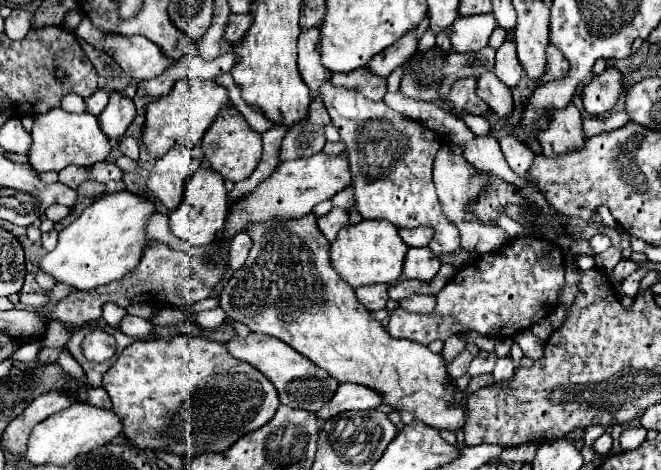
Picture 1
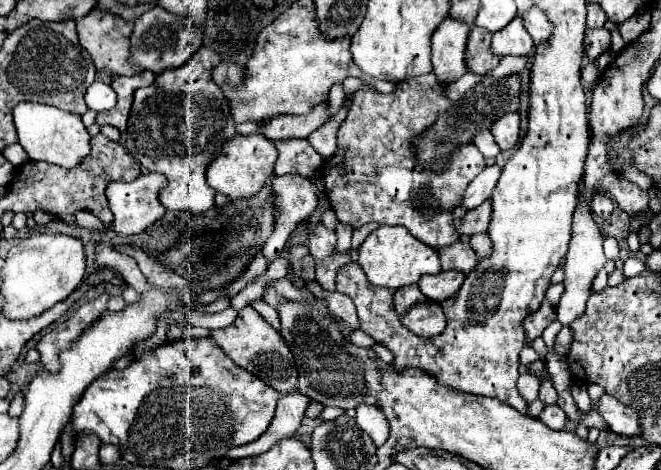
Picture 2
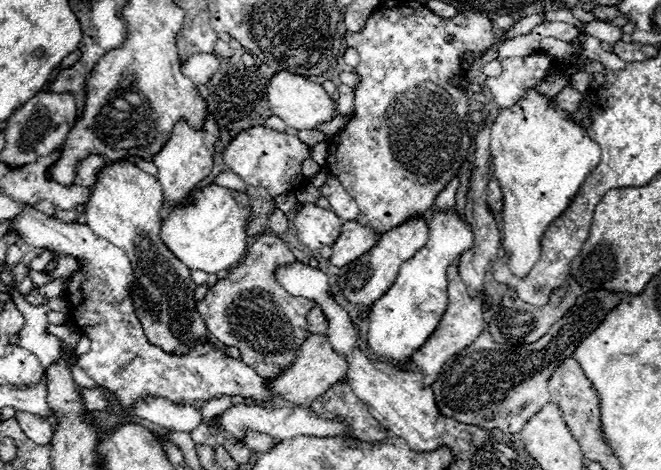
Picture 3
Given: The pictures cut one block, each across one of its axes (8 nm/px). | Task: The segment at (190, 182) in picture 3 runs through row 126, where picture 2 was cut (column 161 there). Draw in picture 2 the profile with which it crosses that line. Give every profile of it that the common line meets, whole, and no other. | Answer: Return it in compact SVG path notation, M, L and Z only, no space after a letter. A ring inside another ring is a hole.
M158 172L140 174L134 182L110 182L108 188L106 188L106 196L108 196L108 202L110 202L110 210L114 214L112 230L118 232L118 234L124 234L124 236L140 234L150 224L160 220L166 210L162 208L162 204L158 200L158 192L164 186L166 186L166 176L162 176Z

